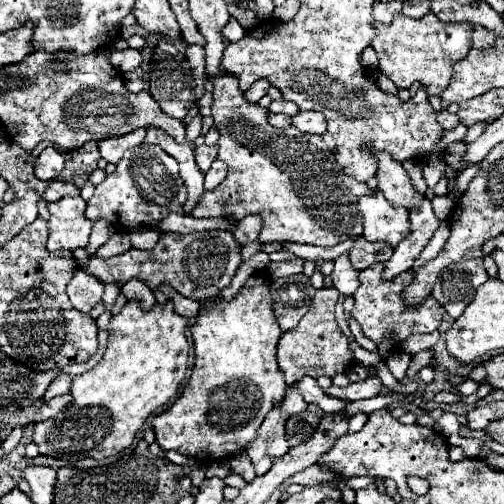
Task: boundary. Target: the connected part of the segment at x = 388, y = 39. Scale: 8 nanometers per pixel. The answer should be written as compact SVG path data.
M432 11L426 13L422 19L412 19L402 13L396 13L390 25L384 25L378 21L374 21L374 25L378 33L372 39L372 47L378 53L378 67L390 77L390 81L394 81L398 89L410 87L414 81L420 81L428 89L428 95L440 95L448 87L448 81L452 77L452 65L464 59L472 47L472 25L470 23L444 23Z

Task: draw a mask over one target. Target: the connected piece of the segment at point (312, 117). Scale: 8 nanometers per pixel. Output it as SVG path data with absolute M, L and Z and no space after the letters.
M300 111L292 117L292 127L296 127L298 131L304 133L318 133L322 135L326 131L326 119L322 113L314 113L314 111Z

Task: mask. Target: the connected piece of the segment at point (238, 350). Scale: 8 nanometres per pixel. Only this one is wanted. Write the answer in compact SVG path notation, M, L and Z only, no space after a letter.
M266 273L262 277L252 275L232 301L204 307L196 315L194 325L190 327L196 349L196 363L190 381L184 387L180 399L152 419L156 441L164 453L176 451L202 463L230 459L246 449L248 441L256 437L256 429L260 427L264 417L272 411L272 405L276 405L276 401L282 401L286 383L276 363L276 343L282 331L272 313L272 297L268 285L270 277Z

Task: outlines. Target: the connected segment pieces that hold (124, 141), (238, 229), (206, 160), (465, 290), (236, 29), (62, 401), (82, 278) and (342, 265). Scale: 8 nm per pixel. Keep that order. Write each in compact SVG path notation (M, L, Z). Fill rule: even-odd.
M136 129L132 133L126 133L124 137L112 137L108 141L100 141L98 143L98 149L100 149L100 155L108 161L108 163L118 163L122 159L122 155L130 149L130 147L136 147L138 143L144 141L144 135L146 135L146 129Z
M248 215L248 217L240 219L236 225L232 225L232 231L236 235L236 241L240 241L240 245L248 245L248 243L256 241L260 229L262 229L262 221L256 215Z
M200 145L200 147L194 147L194 155L196 155L196 163L198 167L202 169L202 173L206 173L212 165L212 161L218 157L218 145Z
M464 259L448 265L440 273L432 297L444 305L450 317L458 319L466 305L472 301L476 287L480 287L486 279L488 273L482 267L482 259Z
M230 19L230 23L224 27L224 37L226 37L230 43L240 41L244 35L246 35L246 31L244 31L234 19Z
M66 393L66 395L54 397L54 399L46 401L46 403L42 403L42 407L40 407L40 411L36 413L34 421L38 423L38 421L44 421L44 419L52 419L52 417L56 417L60 411L64 411L64 409L70 405L70 401L72 401L72 395Z
M82 267L68 283L68 297L78 311L88 313L96 303L100 303L102 295L104 295L104 285L100 285L100 281L92 277L92 273L84 273Z
M342 253L340 257L336 257L334 263L336 263L334 271L332 271L334 287L342 295L352 295L356 291L356 287L360 285L360 281L358 281L358 271L352 267L348 253Z

